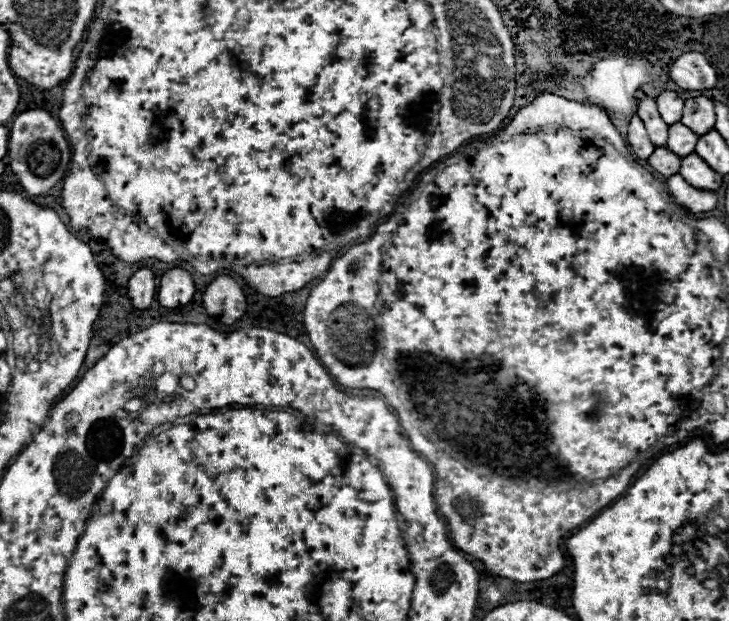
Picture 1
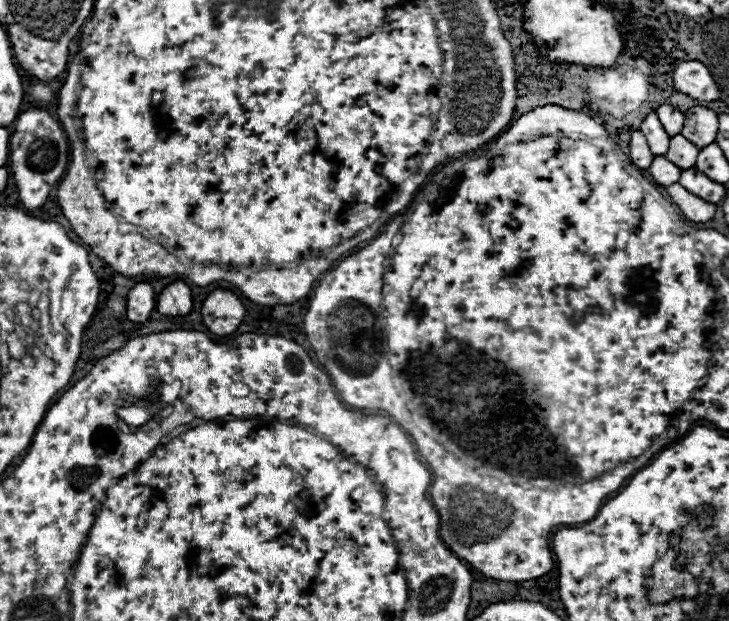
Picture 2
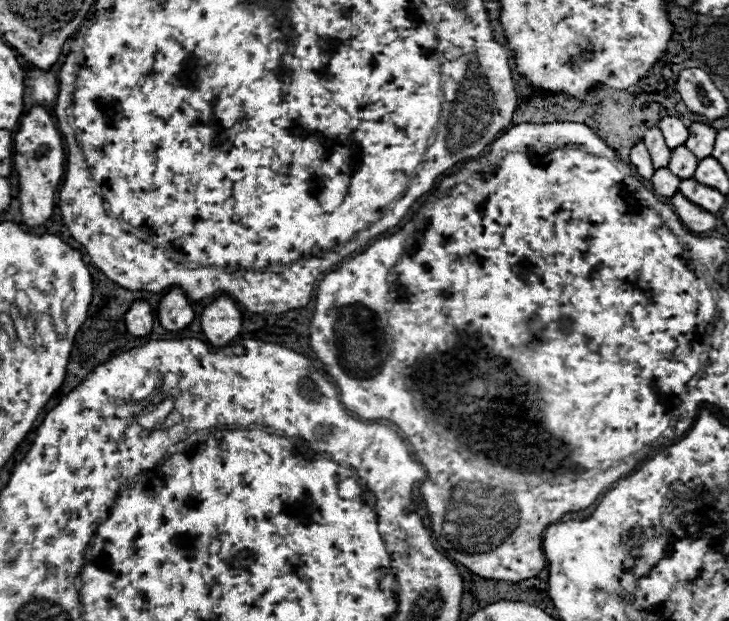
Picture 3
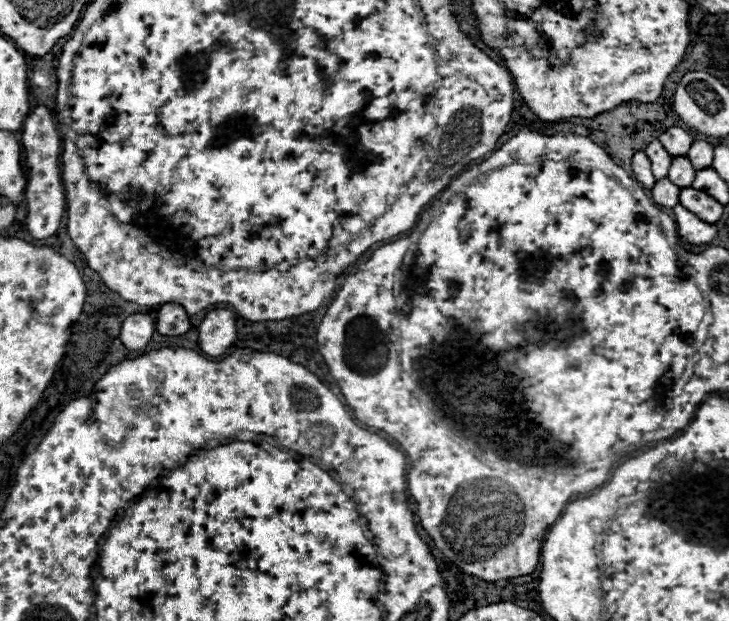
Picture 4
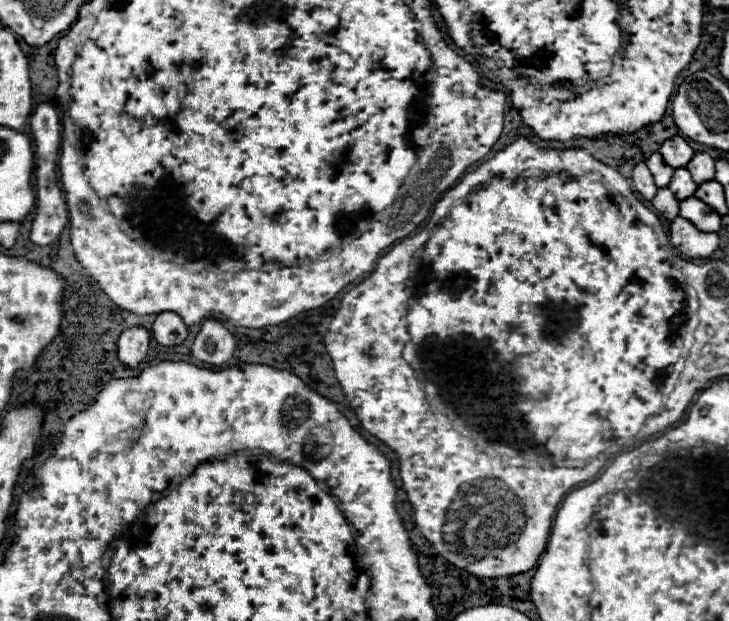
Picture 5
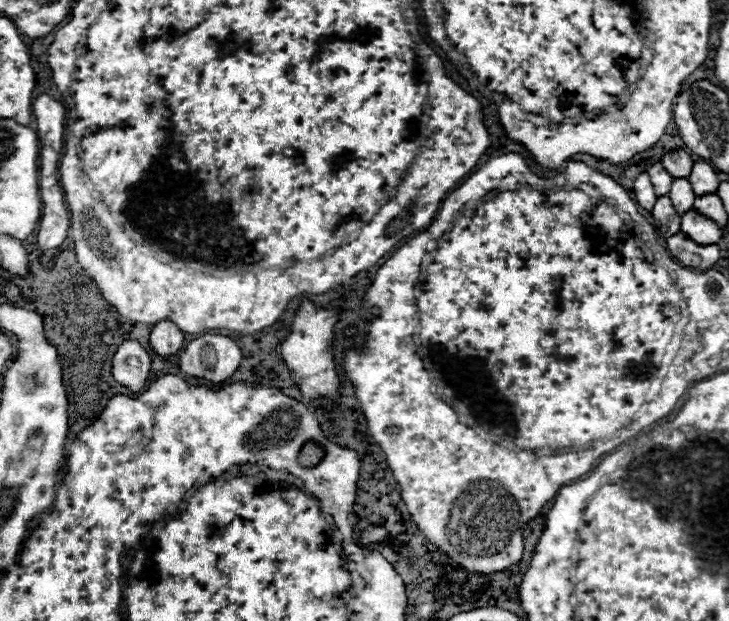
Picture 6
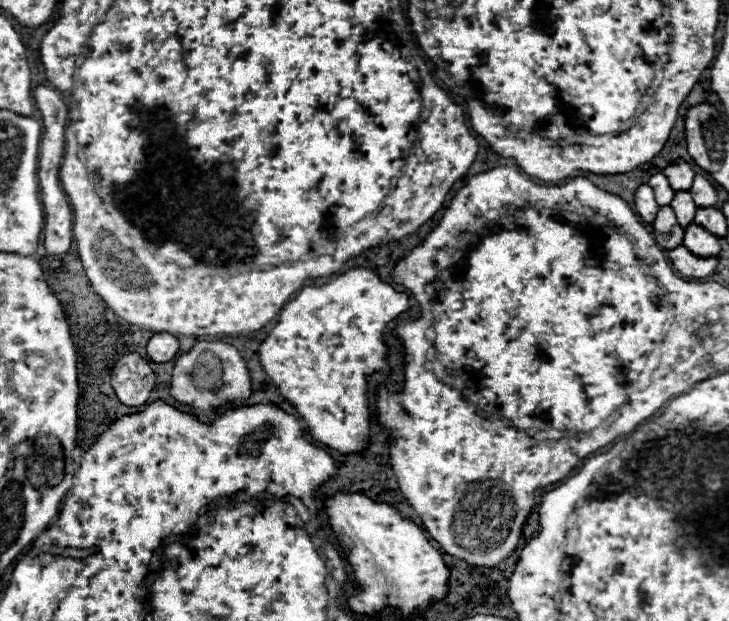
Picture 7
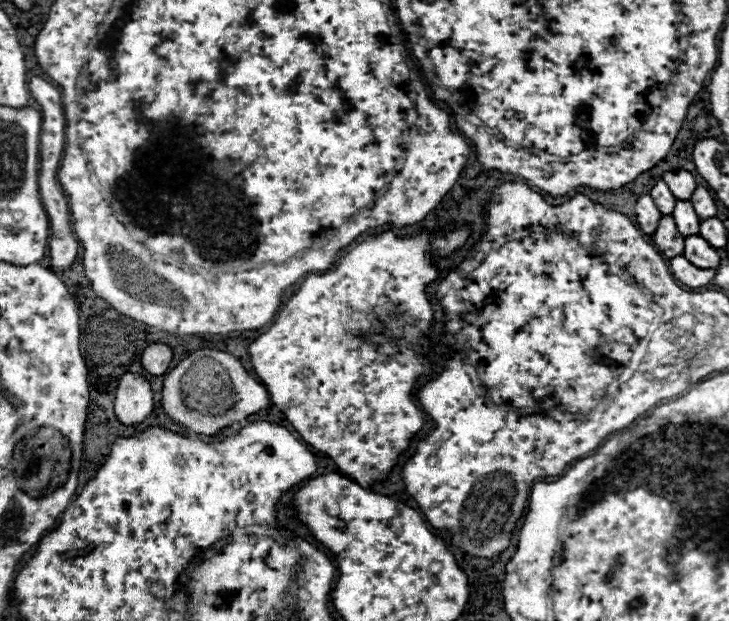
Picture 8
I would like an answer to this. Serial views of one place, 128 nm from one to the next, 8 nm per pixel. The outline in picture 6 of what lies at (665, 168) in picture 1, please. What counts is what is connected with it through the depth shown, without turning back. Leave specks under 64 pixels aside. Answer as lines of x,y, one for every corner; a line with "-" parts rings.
658,196
658,202
652,210
652,216
654,216
654,224
658,228
658,234
662,238
670,238
672,234
676,234
680,230
680,216
674,210
668,196

